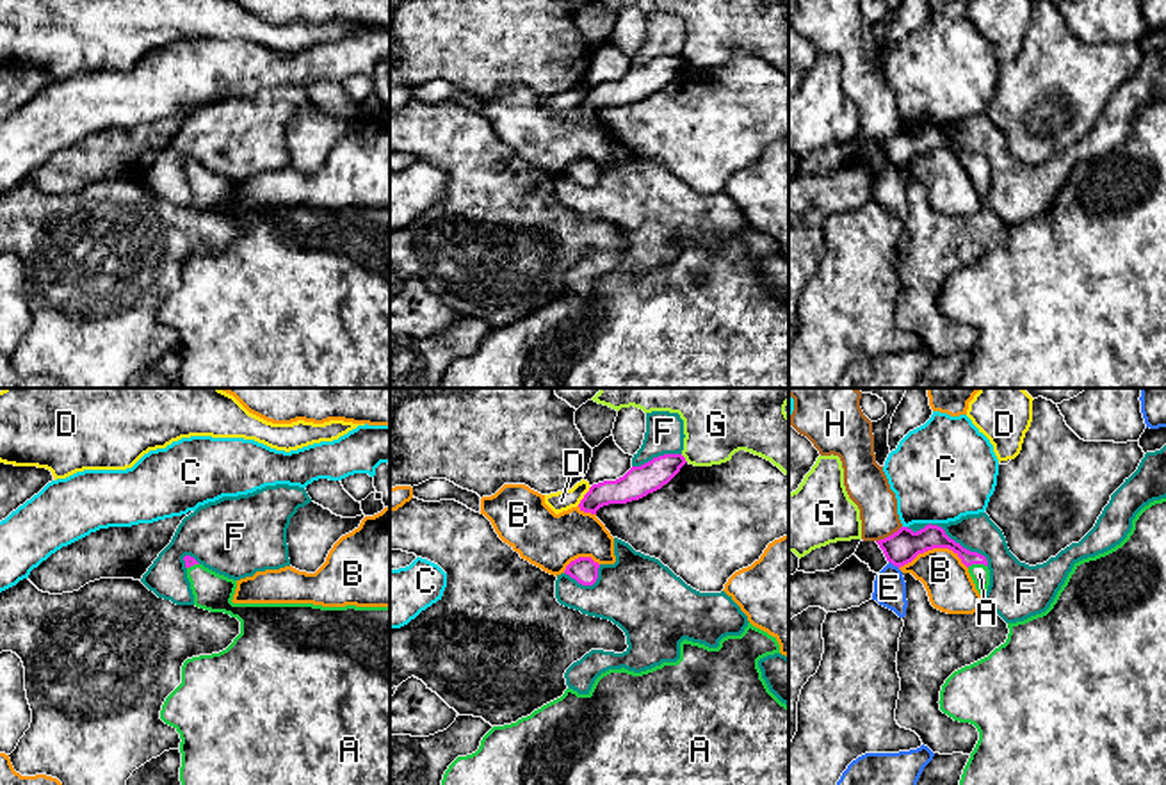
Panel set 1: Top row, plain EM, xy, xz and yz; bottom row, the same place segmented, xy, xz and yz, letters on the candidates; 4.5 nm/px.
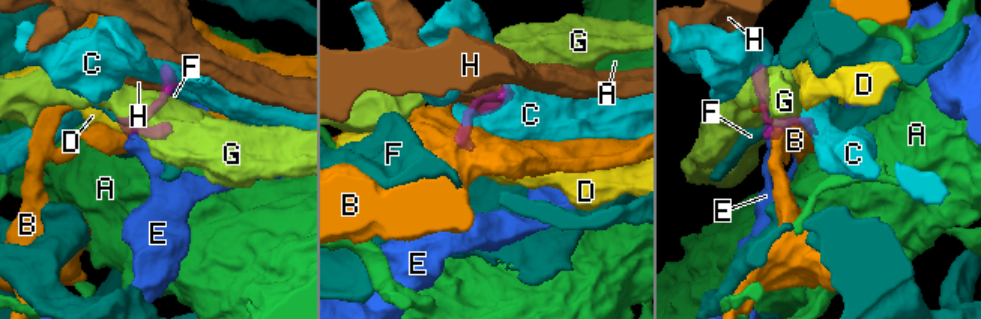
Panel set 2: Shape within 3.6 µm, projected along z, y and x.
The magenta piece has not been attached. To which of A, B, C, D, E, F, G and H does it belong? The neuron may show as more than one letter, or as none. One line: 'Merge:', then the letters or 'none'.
Merge: A

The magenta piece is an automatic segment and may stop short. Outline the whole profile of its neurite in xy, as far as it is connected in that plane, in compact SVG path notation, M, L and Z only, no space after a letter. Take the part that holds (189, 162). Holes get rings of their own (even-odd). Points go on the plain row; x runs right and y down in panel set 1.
M185 157L194 206L240 223L233 244L212 256L187 260L182 285L166 299L160 320L180 335L182 388L390 388L390 208L322 208L313 205L233 205L237 182L219 176Z

